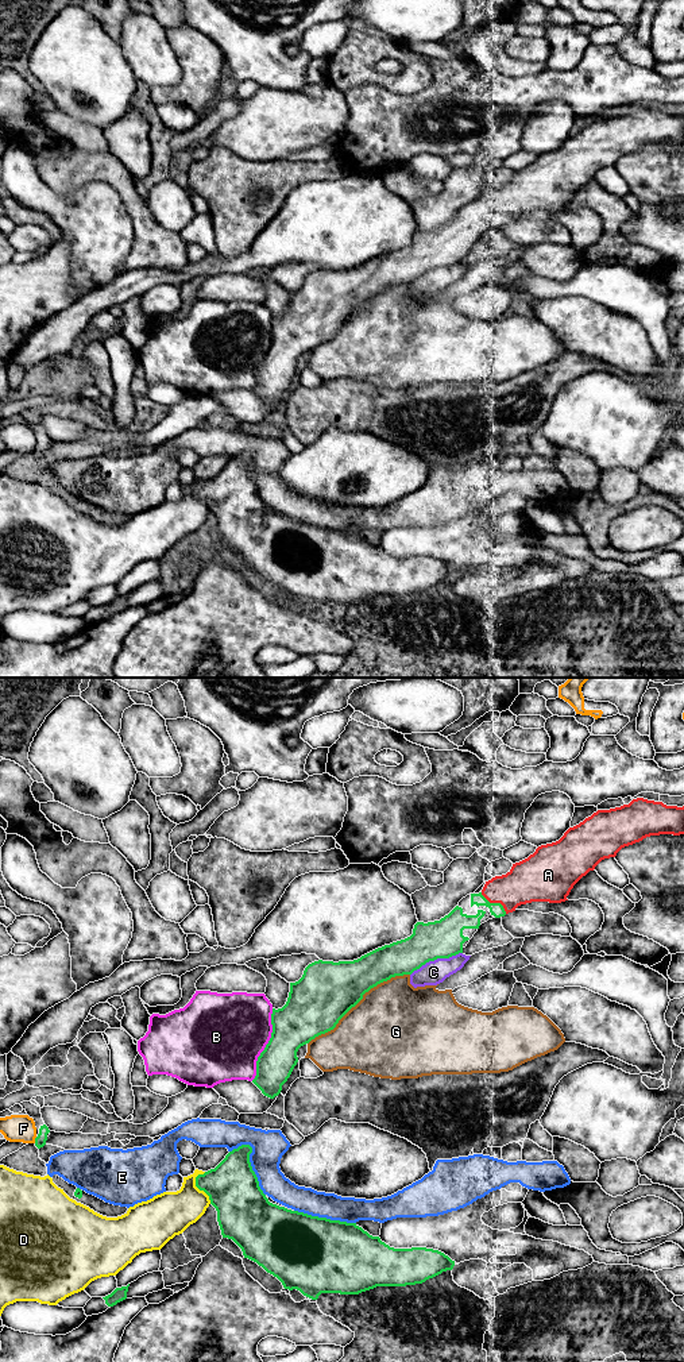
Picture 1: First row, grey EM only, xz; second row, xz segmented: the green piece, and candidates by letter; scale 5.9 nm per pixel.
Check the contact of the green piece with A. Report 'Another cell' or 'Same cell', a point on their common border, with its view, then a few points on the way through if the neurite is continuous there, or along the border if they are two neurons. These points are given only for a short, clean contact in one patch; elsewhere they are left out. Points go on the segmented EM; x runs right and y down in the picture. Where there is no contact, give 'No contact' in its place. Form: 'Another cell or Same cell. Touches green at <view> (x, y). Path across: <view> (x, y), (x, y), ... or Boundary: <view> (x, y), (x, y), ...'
Same cell. Touches green at xz (495, 903)

